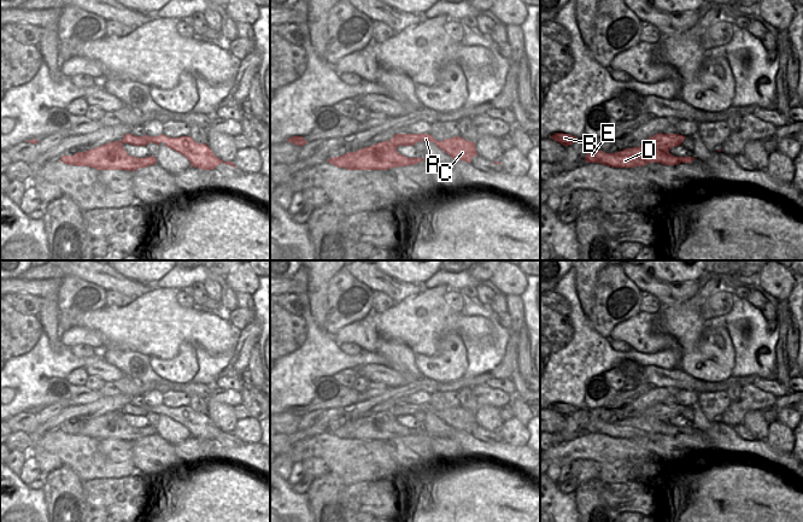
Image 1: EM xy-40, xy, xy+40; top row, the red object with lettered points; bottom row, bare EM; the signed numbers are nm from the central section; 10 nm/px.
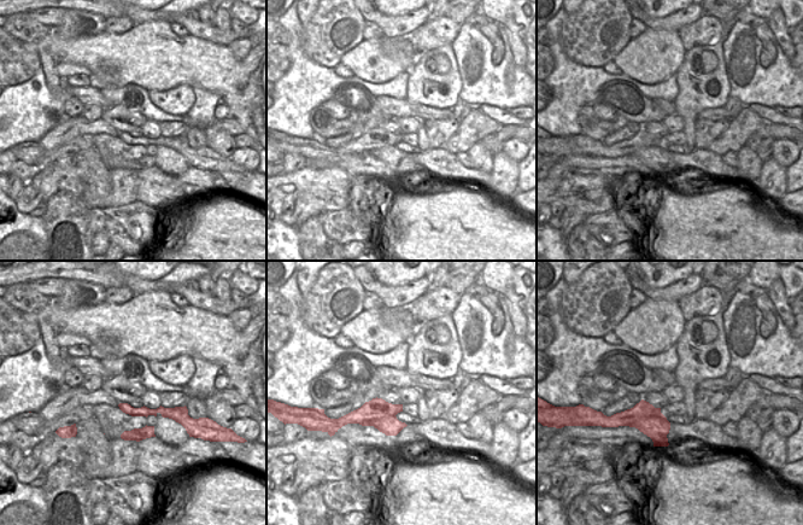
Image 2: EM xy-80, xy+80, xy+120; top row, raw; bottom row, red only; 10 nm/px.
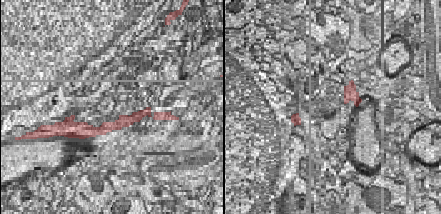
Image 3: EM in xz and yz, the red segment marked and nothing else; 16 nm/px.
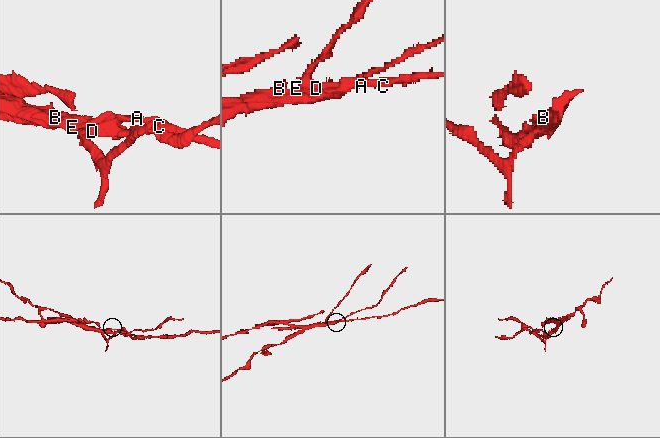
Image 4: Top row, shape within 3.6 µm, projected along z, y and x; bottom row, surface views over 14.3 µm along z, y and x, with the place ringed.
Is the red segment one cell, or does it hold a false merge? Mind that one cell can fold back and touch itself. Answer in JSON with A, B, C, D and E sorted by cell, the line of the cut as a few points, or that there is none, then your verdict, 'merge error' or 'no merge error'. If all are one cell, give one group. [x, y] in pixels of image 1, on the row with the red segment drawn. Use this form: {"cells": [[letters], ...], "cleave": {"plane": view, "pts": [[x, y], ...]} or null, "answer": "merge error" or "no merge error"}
{"cells": [["A", "C"], ["B", "D", "E"]], "cleave": {"plane": "xy+40", "pts": [[658, 134], [660, 142], [656, 147], [668, 153]]}, "answer": "merge error"}

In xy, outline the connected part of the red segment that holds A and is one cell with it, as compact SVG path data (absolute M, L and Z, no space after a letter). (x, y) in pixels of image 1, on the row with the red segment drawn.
M395 134L391 139L391 143L398 146L414 146L416 142L434 142L436 147L446 152L453 159L471 163L471 158L477 156L475 142L467 141L461 136L450 137L444 141L435 140L429 134Z

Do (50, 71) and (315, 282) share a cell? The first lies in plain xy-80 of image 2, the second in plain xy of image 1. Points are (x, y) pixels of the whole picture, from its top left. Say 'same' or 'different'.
same

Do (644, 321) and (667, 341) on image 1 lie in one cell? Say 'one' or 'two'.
one

